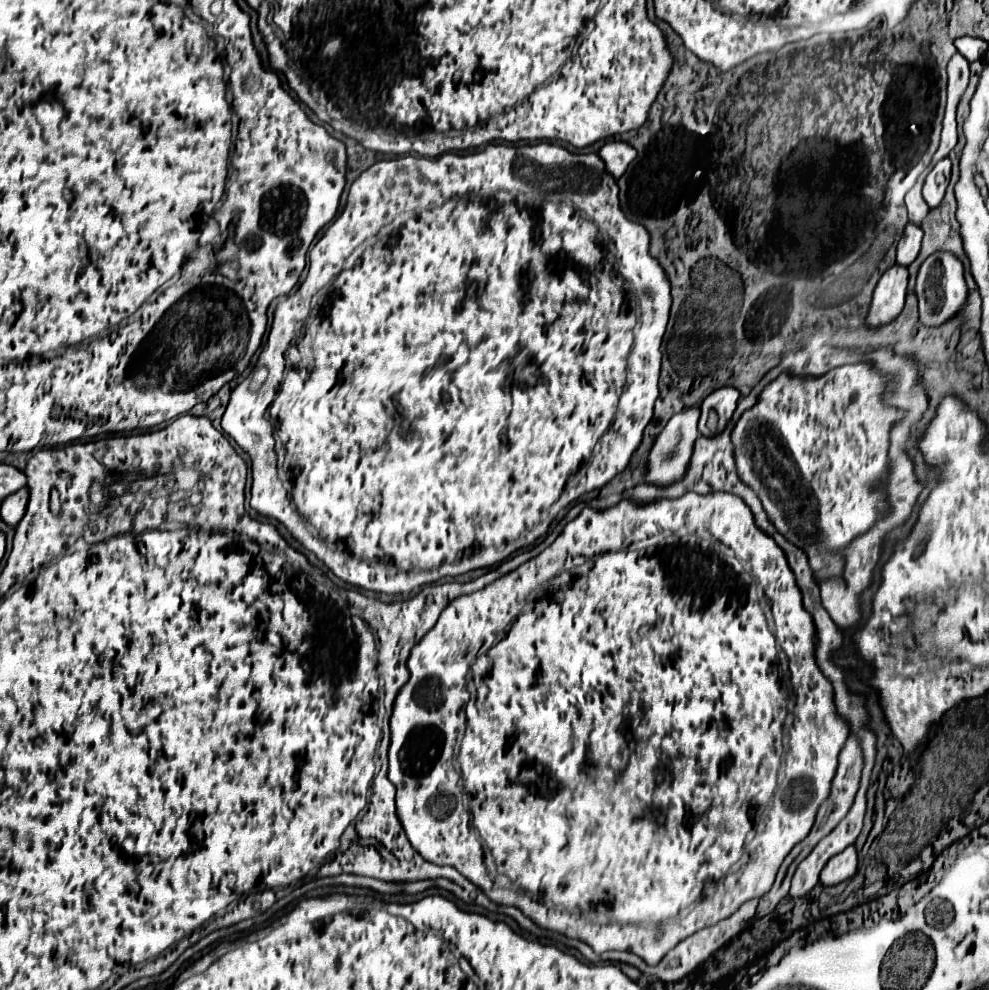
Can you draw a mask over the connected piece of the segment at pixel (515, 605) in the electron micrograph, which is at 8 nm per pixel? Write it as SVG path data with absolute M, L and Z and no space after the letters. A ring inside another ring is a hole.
M689 492L689 494L685 494L685 496L681 496L681 498L677 498L677 500L659 500L659 502L653 502L653 504L647 504L647 506L637 506L637 504L633 504L633 502L631 502L631 500L621 500L621 502L619 502L619 504L617 504L617 506L613 506L613 508L609 508L609 510L603 510L603 512L599 512L599 510L593 510L593 508L583 508L583 512L581 512L581 514L579 514L579 516L577 516L577 518L575 518L575 520L571 520L571 522L569 522L569 524L567 524L567 526L565 526L565 528L563 528L563 532L561 532L561 534L559 534L559 536L557 536L557 540L555 540L555 542L553 542L553 544L551 544L551 546L549 546L549 548L545 548L545 550L543 550L543 552L541 552L541 554L539 554L539 556L535 556L535 558L533 558L533 560L529 560L529 562L525 562L525 564L523 564L523 566L519 566L519 568L517 568L517 570L515 570L515 572L509 572L509 574L505 574L505 576L501 576L501 578L497 578L497 580L495 580L495 582L493 582L493 584L489 584L489 586L485 586L485 588L483 588L483 590L479 590L479 592L473 592L473 594L467 594L467 596L461 596L461 598L457 598L457 600L453 600L453 602L451 602L451 604L449 604L449 606L447 606L447 608L445 608L445 610L443 610L443 612L441 612L441 616L439 616L439 624L435 624L435 628L433 628L433 630L431 630L431 632L427 632L427 636L423 636L423 640L421 640L421 642L419 642L419 644L417 644L417 646L415 646L415 648L413 648L413 650L411 650L411 656L409 656L409 660L407 660L407 668L409 668L409 672L411 672L411 678L409 678L409 682L407 682L407 684L405 684L405 686L403 686L403 688L401 688L401 692L399 692L399 696L397 696L397 700L395 700L395 708L393 708L393 716L391 716L391 746L389 746L389 780L391 780L391 782L393 782L393 784L395 784L395 788L397 788L397 812L399 812L399 820L401 820L401 824L403 824L403 828L405 828L405 834L407 834L407 840L409 840L409 842L411 842L411 846L413 846L413 848L415 848L415 850L417 850L417 852L419 852L419 854L421 854L421 856L423 856L423 858L425 858L425 860L427 860L427 862L435 862L435 864L439 864L439 866L453 866L453 868L457 868L457 870L459 870L459 872L461 872L461 874L463 874L463 876L465 876L465 878L469 878L469 880L471 880L471 882L473 882L473 884L477 884L477 886L479 886L479 888L483 888L483 892L485 892L485 894L487 894L487 896L489 896L489 898L491 898L491 900L493 900L493 902L495 902L495 904L505 904L505 906L515 906L515 908L519 908L519 910L521 910L521 912L523 912L523 914L525 914L525 916L527 916L527 918L531 918L531 920L533 920L533 922L535 922L535 924L539 924L539 926L541 926L541 928L545 928L545 930L553 930L553 932L559 932L559 934L563 934L563 936L567 936L567 938L575 938L575 940L581 940L581 942L585 942L585 944L589 944L589 946L591 946L591 948L593 948L593 952L595 952L595 954L603 954L603 952L609 952L609 950L625 950L625 952L633 952L633 954L637 954L637 956L639 956L639 958L643 958L643 960L645 960L645 962L647 962L647 964L651 964L651 966L653 966L653 964L657 964L657 962L659 962L659 960L661 960L661 958L663 958L663 956L665 956L665 954L667 954L667 952L669 952L669 950L671 950L671 948L673 948L673 946L675 946L675 944L679 944L679 942L681 942L681 940L685 940L685 938L687 938L687 936L691 936L691 934L695 934L695 932L697 932L697 930L701 930L701 928L707 928L707 926L713 926L713 924L717 924L717 922L719 922L719 920L723 920L723 918L727 918L727 916L731 916L731 914L733 914L733 912L735 912L735 910L737 910L737 908L739 908L739 906L741 906L741 904L743 904L743 902L747 902L747 900L751 900L751 898L761 898L761 896L763 896L763 894L767 894L767 892L768 892L768 891L769 891L769 890L770 890L770 889L771 889L771 887L772 887L772 884L773 884L773 882L774 882L774 880L775 880L775 872L777 872L777 870L779 870L779 864L781 864L781 862L783 862L783 858L785 858L785 856L787 856L787 854L789 854L789 850L791 850L791 848L793 848L793 846L795 846L795 844L797 844L797 842L799 842L799 840L803 840L803 838L805 838L805 836L807 836L807 832L809 832L809 830L811 830L811 824L813 824L813 820L815 820L815 812L817 812L817 808L819 808L819 804L821 804L821 800L825 800L825 798L827 798L827 792L829 792L829 788L831 788L831 780L833 780L833 776L835 776L835 768L837 768L837 756L839 756L839 752L841 752L841 748L843 748L843 744L845 744L845 740L847 740L847 736L849 736L849 730L847 730L847 724L845 724L845 720L843 720L843 718L839 718L839 716L837 716L837 710L835 710L835 704L833 704L833 688L831 688L831 684L829 684L829 682L827 682L827 678L825 678L825 676L823 676L823 674L819 674L819 668L817 668L817 664L815 664L815 658L813 658L813 650L815 650L815 626L813 626L813 620L811 620L811 614L809 614L809 612L807 612L807 610L805 610L805 608L803 608L803 604L801 604L801 592L799 592L799 588L797 588L797 584L795 584L795 576L793 576L793 572L791 572L791 568L787 568L787 558L785 558L785 556L783 556L783 550L781 550L781 548L779 548L779 546L777 546L777 544L775 544L775 540L771 540L771 538L769 538L769 536L767 536L767 534L765 534L765 532L761 532L761 530L759 530L759 528L757 528L757 526L755 526L755 522L753 522L753 514L751 514L751 510L749 510L749 508L747 508L747 504L743 504L743 500L741 500L741 498L737 498L737 496L733 496L733 494L725 494L725 492L713 492L713 494L707 494L707 496L699 496L699 494L695 494L695 492ZM671 532L691 532L691 536L697 536L697 538L703 538L703 536L707 536L707 538L711 538L711 540L715 540L715 542L719 542L719 544L715 544L715 542L703 542L703 548L671 548L671 544L667 544L667 540L659 540L659 536L671 536ZM711 552L713 552L713 553L714 553L714 554L716 554L716 555L717 555L717 556L718 556L718 557L719 557L719 560L721 560L721 561L722 561L722 562L723 562L723 563L724 563L724 564L725 564L725 565L726 565L726 566L727 566L727 567L728 567L728 568L723 568L723 564L715 564L715 560L711 560ZM569 556L571 556L571 558L575 558L575 560L577 560L577 558L585 558L585 560L583 560L583 564L579 564L579 566L571 566L571 568L565 568L565 562L567 562L567 558L569 558ZM743 576L753 576L753 578L751 578L751 580L753 580L753 582L755 582L755 580L757 580L757 582L759 582L759 586L761 586L761 588L763 588L763 592L765 592L765 596L767 596L767 600L769 600L769 606L771 606L771 612L773 612L773 618L775 618L775 628L777 628L777 630L775 630L775 636L773 636L773 634L771 634L771 630L769 630L769 628L767 628L767 622L765 622L765 614L763 614L763 610L761 610L761 606L759 606L759 600L757 600L757 594L751 594L751 592L743 592ZM729 590L731 590L731 596L747 596L747 600L743 600L743 604L729 604L729 600L727 600L727 592L729 592ZM777 655L785 655L785 656L787 656L787 660L789 660L789 672L787 672L787 674L786 674L786 675L785 675L785 676L784 676L784 677L785 677L785 678L786 678L786 679L787 679L787 681L788 681L788 685L789 685L789 688L787 688L787 684L785 684L785 682L781 682L781 680L777 680L777 678L771 678L771 670L773 670L773 664L775 664L775 658L777 658ZM463 710L465 710L465 716L467 716L467 728L465 728L465 738L463 738L463 742L461 742L461 750L459 750L459 756L457 756L457 758L455 758L455 760L457 760L457 764L455 764L455 766L453 766L453 744L455 744L455 742L451 742L451 744L447 744L447 746L441 746L441 748L439 748L439 746L437 746L437 744L435 744L435 738L445 738L445 740L447 740L447 742L449 742L449 738L455 738L455 736L457 736L457 730L459 730L459 728L457 728L457 718L461 718L461 722L463 722ZM789 713L792 713L792 714L793 714L793 724L791 724L791 726L789 726L789 728L787 728L787 729L786 729L786 728L784 728L784 725L783 725L783 720L785 720L785 714L787 714L787 715L788 715L788 714L789 714ZM781 756L783 756L783 770L785 770L785 782L779 782L779 784L777 784L777 768L779 768L779 764L781 764ZM753 836L755 836L755 837L756 837L756 848L752 848L752 850L751 850L751 853L749 853L749 854L747 854L747 853L745 853L745 852L744 852L744 847L745 847L745 844L747 844L747 842L751 842L751 838L753 838ZM481 842L483 842L483 844L485 844L485 846L487 846L487 848L489 848L489 852L491 852L491 856L493 856L493 860L495 860L495 866L497 866L497 872L499 872L499 874L503 874L503 876L507 876L507 878L509 878L509 880L511 880L511 884L509 884L509 886L511 886L511 888L507 888L507 890L505 890L505 888L501 888L501 886L499 886L499 888L495 888L495 882L493 882L493 878L491 878L491 872L489 872L489 870L487 870L487 866L485 866L485 856L483 856L483 846L481 846ZM659 930L663 930L663 936L661 936L661 938L659 938L659 940L657 940L657 932L659 932Z

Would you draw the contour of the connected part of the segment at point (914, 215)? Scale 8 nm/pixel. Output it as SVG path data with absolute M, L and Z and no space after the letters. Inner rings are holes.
M925 170L921 176L919 176L919 180L917 180L917 184L907 192L907 196L905 196L905 204L907 204L907 210L909 210L909 220L911 220L911 224L917 224L917 226L921 226L921 222L925 220L925 216L927 216L927 212L929 212L929 208L925 206L927 202L923 200L923 196L921 196L921 186L923 186L923 180L925 180L925 174L927 174L929 170Z

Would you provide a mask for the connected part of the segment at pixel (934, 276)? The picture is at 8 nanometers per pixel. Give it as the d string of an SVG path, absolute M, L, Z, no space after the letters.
M937 252L935 256L929 256L919 270L915 294L919 300L919 322L931 328L945 324L947 320L957 316L967 304L969 290L963 280L963 264L953 256L947 256L947 252Z

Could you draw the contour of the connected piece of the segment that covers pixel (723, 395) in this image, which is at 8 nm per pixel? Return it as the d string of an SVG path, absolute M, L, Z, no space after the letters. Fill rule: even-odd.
M727 386L709 394L701 404L699 434L707 438L721 434L737 408L737 400L739 400L739 390Z

